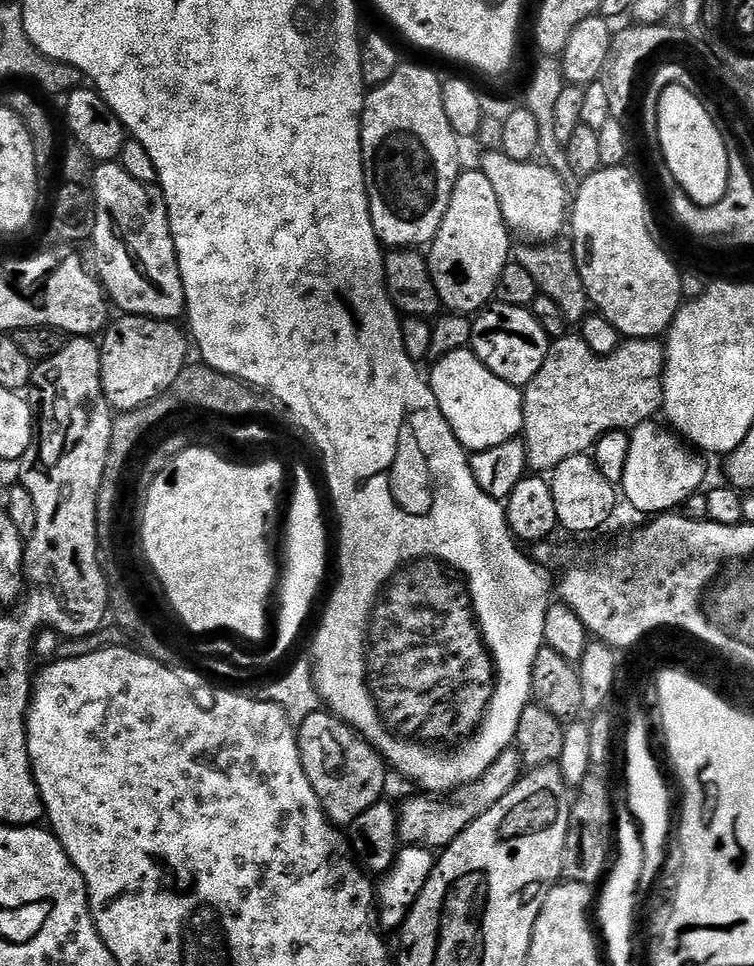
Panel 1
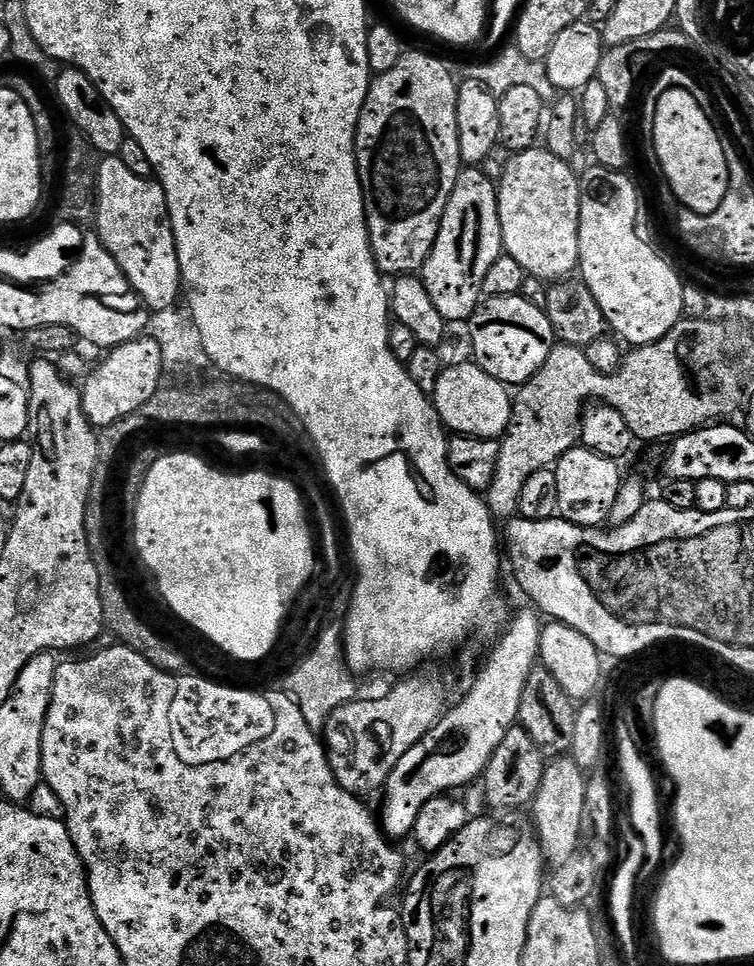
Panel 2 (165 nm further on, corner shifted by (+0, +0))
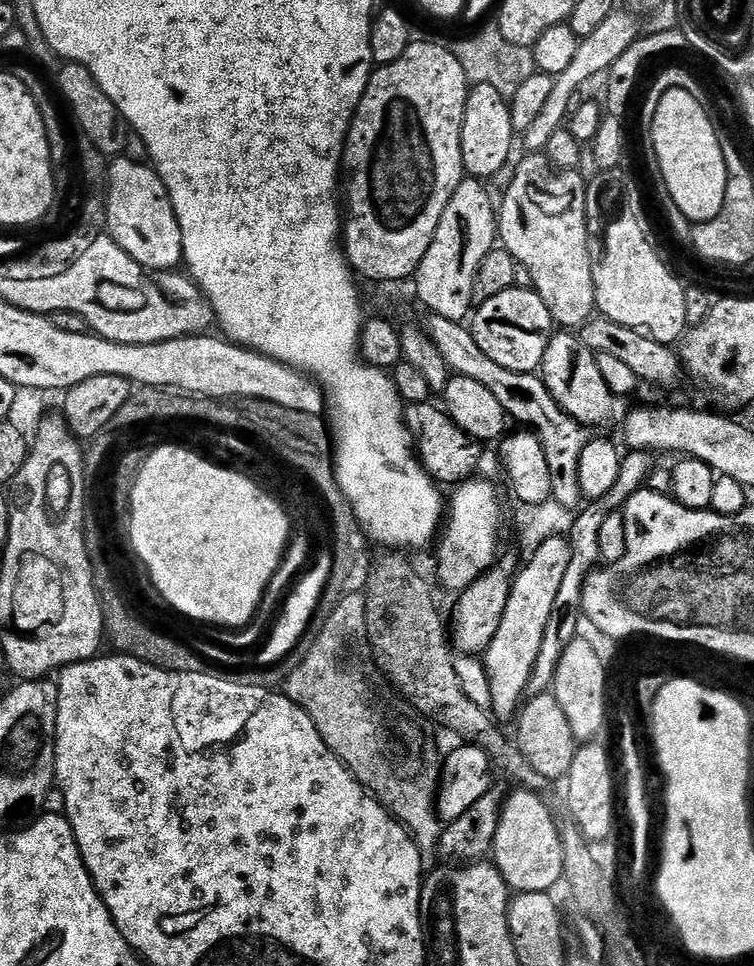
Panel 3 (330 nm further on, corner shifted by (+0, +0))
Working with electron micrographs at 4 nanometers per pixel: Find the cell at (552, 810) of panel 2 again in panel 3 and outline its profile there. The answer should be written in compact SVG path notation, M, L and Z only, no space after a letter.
M523 790L514 792L513 796L507 797L506 807L498 822L491 859L513 893L551 893L552 887L564 879L562 842L555 828L557 817L548 809L543 795Z

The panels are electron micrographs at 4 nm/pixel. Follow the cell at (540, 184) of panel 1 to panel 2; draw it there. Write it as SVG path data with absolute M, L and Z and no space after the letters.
M535 146L520 152L511 157L512 161L504 168L500 180L498 176L498 187L496 189L496 197L498 198L498 218L502 226L502 238L504 239L504 252L512 256L521 266L529 277L540 280L548 280L547 282L559 282L567 280L579 269L580 266L580 247L578 246L578 226L580 225L580 181L577 173L572 173L573 165L569 161L558 158L554 154L550 154L547 148L543 146Z

